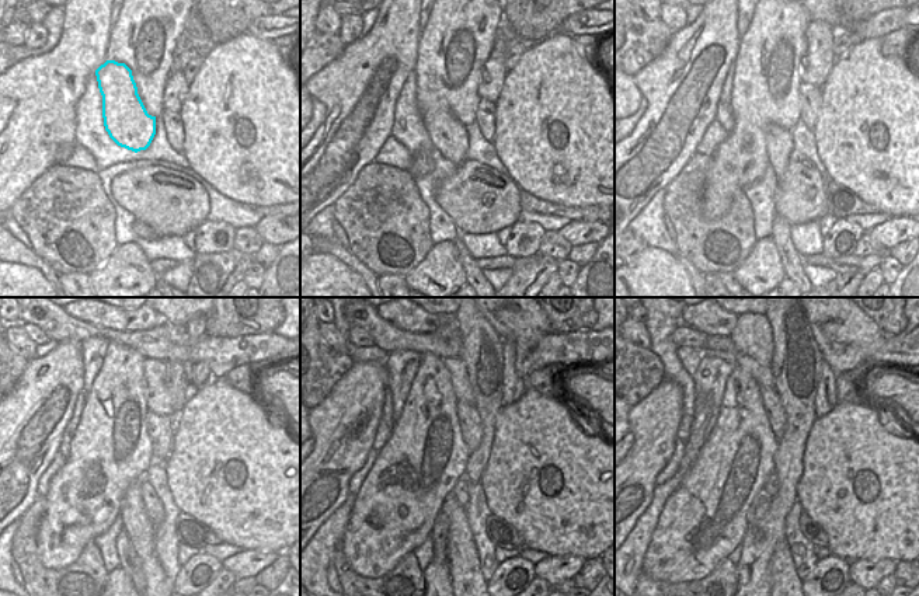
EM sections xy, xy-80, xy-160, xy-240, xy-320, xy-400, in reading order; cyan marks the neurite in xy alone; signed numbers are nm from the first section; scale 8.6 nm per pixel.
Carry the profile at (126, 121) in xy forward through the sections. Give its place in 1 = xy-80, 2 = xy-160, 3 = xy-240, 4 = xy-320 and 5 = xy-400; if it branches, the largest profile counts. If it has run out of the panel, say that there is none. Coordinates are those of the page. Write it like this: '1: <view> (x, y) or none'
1: xy-80 (449, 138)
2: xy-160 (779, 143)
3: xy-240 (135, 520)
4: xy-320 (467, 582)
5: xy-400 (785, 582)

